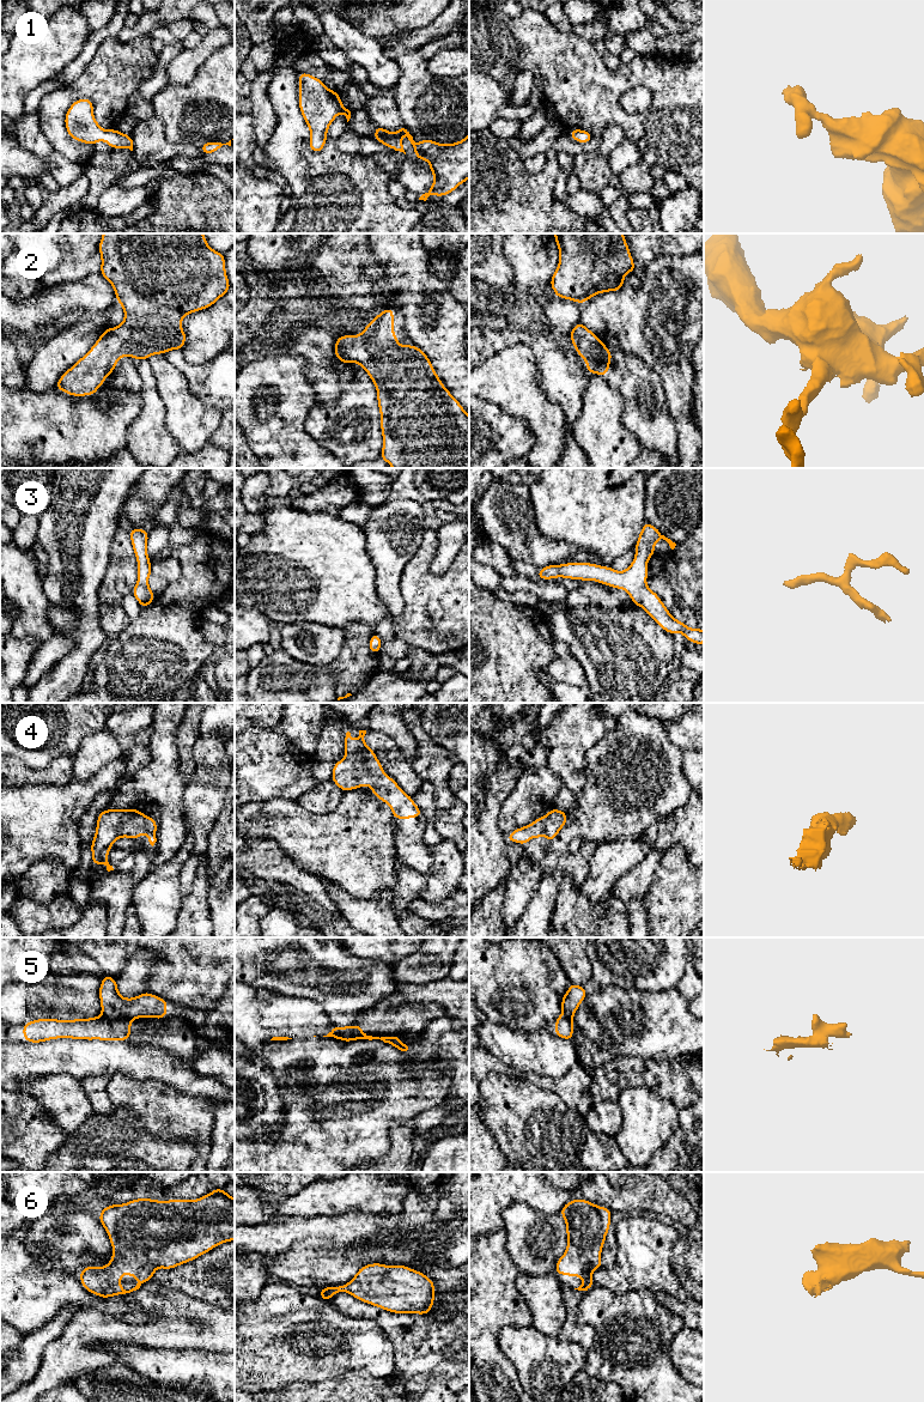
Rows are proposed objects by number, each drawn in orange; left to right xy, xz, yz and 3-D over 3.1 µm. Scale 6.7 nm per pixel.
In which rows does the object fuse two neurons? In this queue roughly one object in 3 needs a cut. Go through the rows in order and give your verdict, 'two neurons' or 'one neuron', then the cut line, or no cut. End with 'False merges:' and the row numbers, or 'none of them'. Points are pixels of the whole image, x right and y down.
1: one neuron; no cut
2: one neuron; no cut
3: one neuron; no cut
4: one neuron; no cut
5: two neurons; cut in xy along (102, 1014), (109, 1018), (131, 1019)
6: one neuron; no cut
False merges: 5

